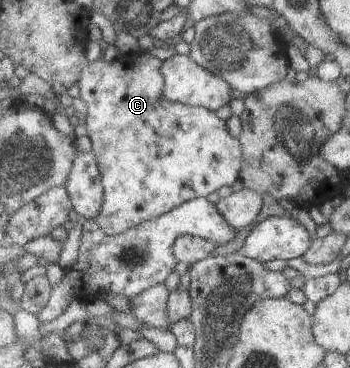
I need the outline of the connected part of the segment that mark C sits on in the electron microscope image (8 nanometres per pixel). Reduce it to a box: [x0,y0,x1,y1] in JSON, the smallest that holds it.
[81,53,244,236]

